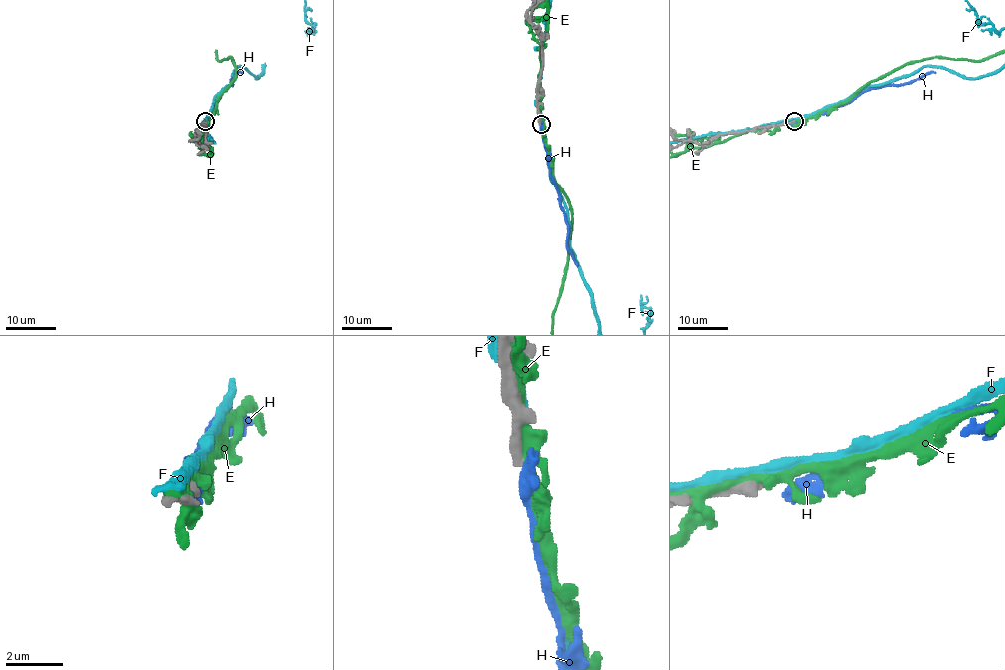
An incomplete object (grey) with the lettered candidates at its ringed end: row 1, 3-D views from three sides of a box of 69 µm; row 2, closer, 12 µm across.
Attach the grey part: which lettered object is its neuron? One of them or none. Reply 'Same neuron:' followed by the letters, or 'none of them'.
Same neuron: H

